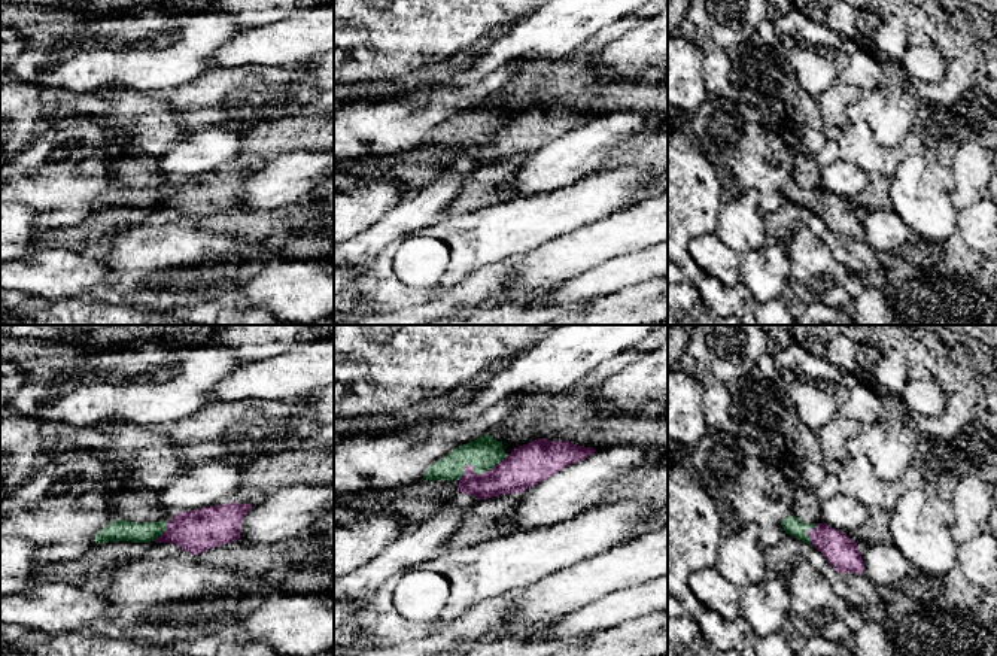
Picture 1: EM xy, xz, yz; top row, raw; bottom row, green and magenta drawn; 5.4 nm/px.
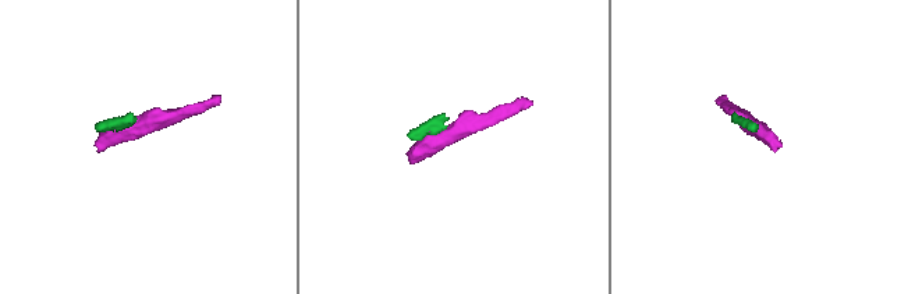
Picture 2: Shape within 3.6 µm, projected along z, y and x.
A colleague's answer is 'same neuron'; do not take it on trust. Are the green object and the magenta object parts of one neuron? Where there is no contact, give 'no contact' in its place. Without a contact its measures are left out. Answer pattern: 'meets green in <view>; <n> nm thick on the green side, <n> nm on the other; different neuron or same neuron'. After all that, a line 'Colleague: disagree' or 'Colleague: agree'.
meets green in xz; 180 nm thick on the green side, 220 nm on the other; same neuron
Colleague: agree

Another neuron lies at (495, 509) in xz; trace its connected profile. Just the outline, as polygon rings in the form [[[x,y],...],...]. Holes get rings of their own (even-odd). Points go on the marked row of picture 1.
[[[507,493],[481,499],[474,513],[446,541],[450,549],[462,549],[513,532],[508,516],[514,511],[520,493]]]

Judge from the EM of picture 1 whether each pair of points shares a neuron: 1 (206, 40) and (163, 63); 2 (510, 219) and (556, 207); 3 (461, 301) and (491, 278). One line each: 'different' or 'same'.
1: same
2: same
3: same

